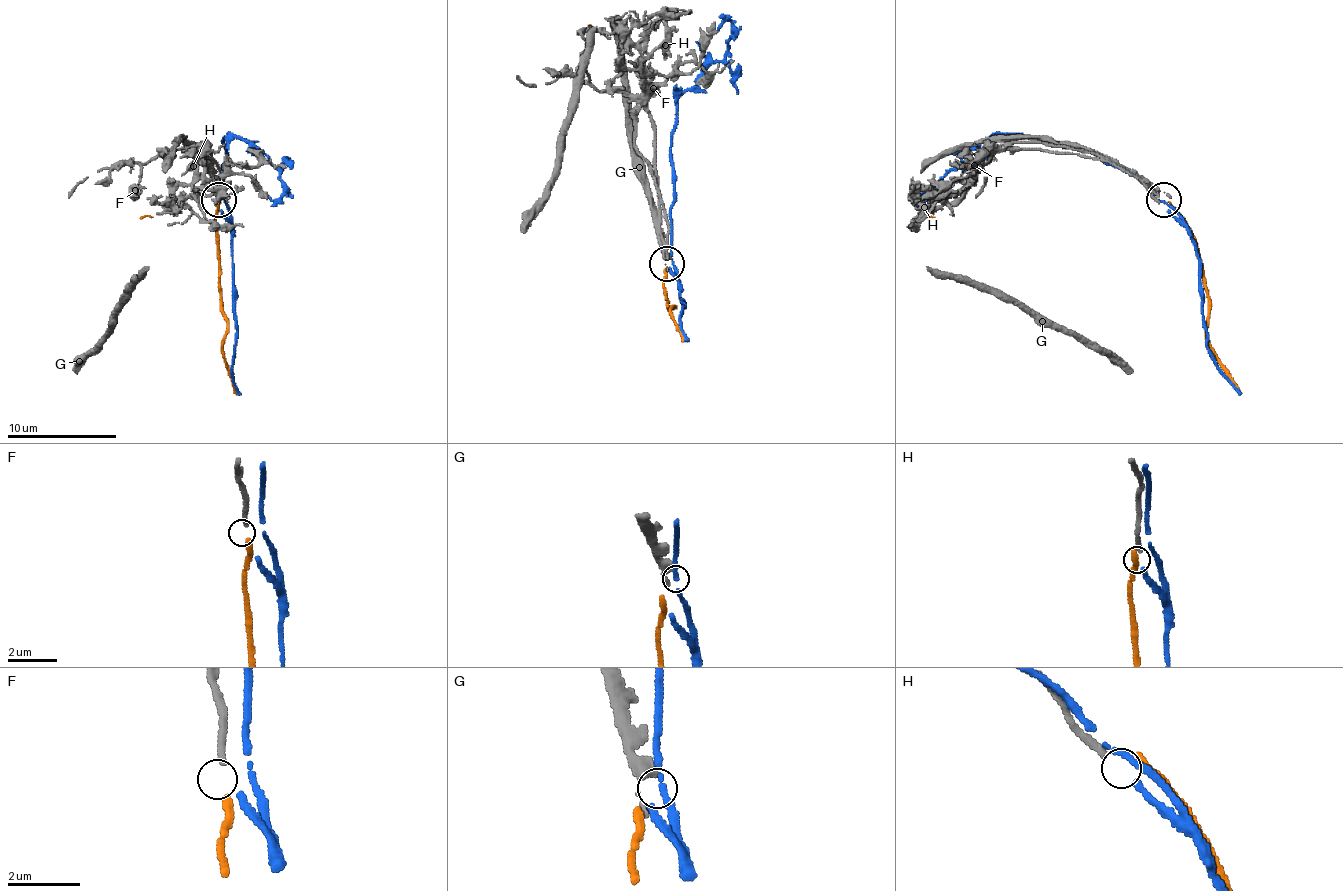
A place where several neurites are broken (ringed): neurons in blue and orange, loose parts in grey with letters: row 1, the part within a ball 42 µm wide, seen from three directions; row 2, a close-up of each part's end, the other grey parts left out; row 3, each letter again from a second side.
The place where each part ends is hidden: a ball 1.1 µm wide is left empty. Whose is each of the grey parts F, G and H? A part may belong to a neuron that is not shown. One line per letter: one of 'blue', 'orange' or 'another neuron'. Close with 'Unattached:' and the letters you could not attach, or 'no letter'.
F: orange
G: another neuron
H: blue
Unattached: G

